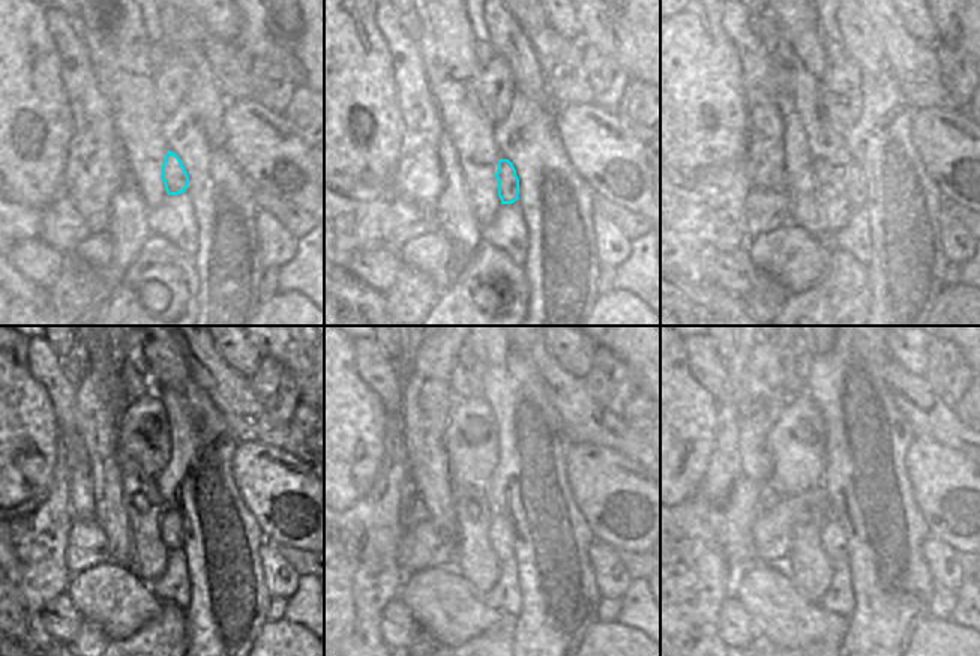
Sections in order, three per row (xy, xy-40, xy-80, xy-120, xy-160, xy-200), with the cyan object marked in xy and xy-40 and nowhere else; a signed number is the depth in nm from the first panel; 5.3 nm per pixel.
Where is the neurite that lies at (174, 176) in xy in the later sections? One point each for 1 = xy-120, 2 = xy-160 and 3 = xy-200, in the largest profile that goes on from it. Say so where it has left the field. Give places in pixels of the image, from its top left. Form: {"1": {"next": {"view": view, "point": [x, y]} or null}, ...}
{"1": {"next": {"view": "xy-120", "point": [170, 523]}}, "2": {"next": {"view": "xy-160", "point": [500, 529]}}, "3": {"next": {"view": "xy-200", "point": [833, 539]}}}

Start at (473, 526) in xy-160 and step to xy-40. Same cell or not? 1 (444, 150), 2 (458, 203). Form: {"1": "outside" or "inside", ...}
{"1": "outside", "2": "outside"}

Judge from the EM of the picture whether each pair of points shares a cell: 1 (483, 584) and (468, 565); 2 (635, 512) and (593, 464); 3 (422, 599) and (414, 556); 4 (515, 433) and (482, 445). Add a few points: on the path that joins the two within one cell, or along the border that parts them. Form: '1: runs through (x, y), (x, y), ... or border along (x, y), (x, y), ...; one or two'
1: runs through (483, 580), (473, 569); one
2: runs through (623, 503), (598, 476); one
3: border along (452, 566), (425, 566), (405, 574); two
4: border along (490, 404), (497, 428), (497, 463), (491, 473); two

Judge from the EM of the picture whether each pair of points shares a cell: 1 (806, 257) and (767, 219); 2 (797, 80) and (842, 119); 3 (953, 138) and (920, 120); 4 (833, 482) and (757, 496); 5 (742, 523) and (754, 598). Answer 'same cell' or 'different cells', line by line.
1: different cells
2: different cells
3: same cell
4: different cells
5: different cells

